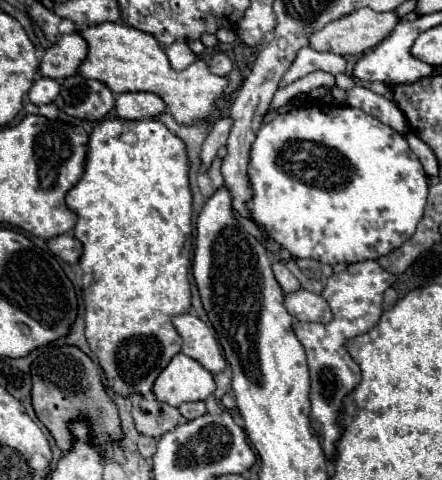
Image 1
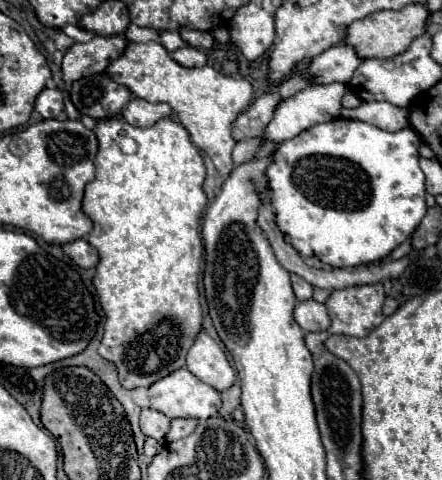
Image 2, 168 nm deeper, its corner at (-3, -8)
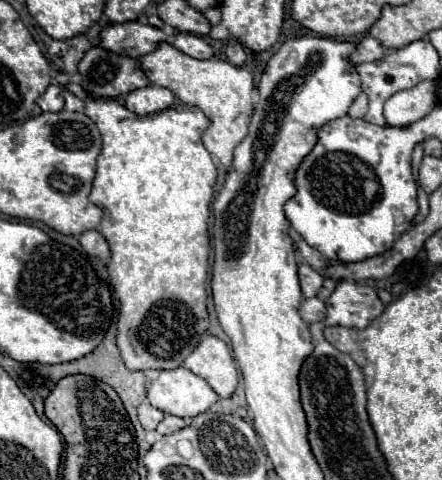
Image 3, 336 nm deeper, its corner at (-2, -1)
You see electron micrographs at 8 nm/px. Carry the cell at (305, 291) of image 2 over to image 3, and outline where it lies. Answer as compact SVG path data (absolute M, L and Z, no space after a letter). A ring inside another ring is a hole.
M306 263L298 267L298 279L300 279L300 287L302 287L304 297L314 297L318 293L318 289L322 287L322 275Z

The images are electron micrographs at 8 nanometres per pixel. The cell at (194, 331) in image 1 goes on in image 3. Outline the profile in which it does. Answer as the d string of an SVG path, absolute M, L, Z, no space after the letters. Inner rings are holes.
M210 333L184 359L184 367L206 379L220 397L230 397L238 385L238 371L228 345Z

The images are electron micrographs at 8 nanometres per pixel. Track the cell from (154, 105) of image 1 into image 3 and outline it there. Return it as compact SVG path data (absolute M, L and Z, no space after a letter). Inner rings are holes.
M148 85L148 87L134 89L132 93L128 93L124 107L142 117L142 115L152 115L152 113L158 113L158 111L164 111L172 103L174 103L174 95L168 89Z

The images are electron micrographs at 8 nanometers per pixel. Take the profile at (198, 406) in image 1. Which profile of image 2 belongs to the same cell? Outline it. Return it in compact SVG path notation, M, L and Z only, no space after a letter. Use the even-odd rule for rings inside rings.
M175 418L175 420L171 420L171 428L169 428L167 440L185 438L195 430L195 426L197 426L197 420L193 420L193 418Z

